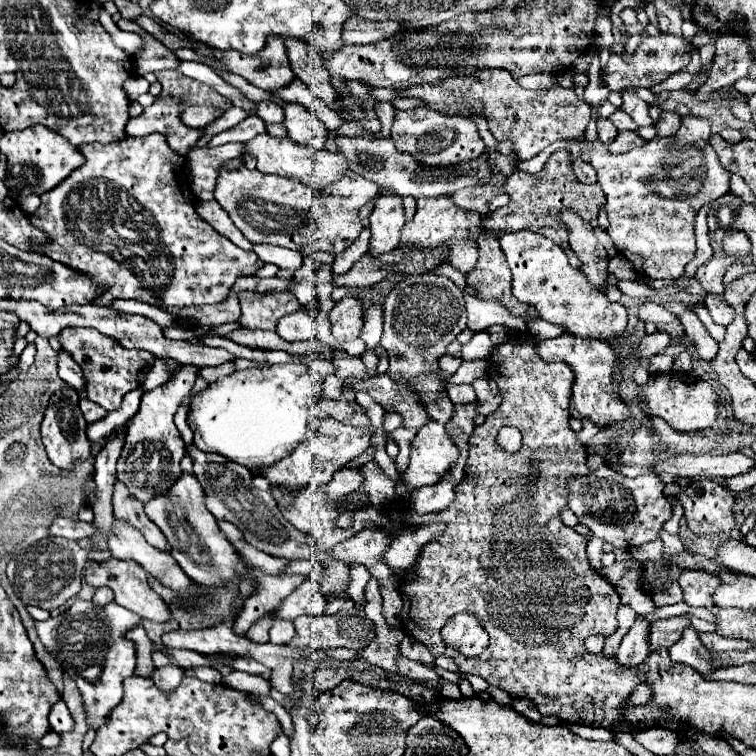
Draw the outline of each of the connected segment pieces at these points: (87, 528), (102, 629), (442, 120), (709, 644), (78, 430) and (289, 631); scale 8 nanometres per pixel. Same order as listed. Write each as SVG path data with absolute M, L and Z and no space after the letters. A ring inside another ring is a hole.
M57 518L49 527L51 537L63 537L71 540L79 540L90 537L96 531L94 523L83 523L79 519Z
M77 599L67 611L47 621L35 621L45 649L59 661L63 671L77 683L85 709L87 723L99 729L105 723L111 707L115 707L123 697L123 679L133 675L135 669L135 643L127 637L129 631L141 627L137 615L125 615L123 607L109 601L103 609L97 609L93 601Z
M427 107L397 111L391 137L399 151L411 153L419 163L425 163L425 165L445 165L445 167L457 165L461 161L477 159L485 149L485 143L479 141L477 127L469 123L469 119L461 115L453 115L453 117L441 115L439 111L433 111Z
M699 633L699 637L709 651L745 651L747 649L745 641L727 639L727 637L721 637L719 633Z
M63 385L61 391L57 391L53 395L53 399L49 401L49 407L47 407L43 423L41 423L43 445L45 445L47 455L53 465L57 465L63 471L71 471L77 461L83 461L89 457L91 443L85 435L85 429L87 429L87 421L83 419L81 409L79 409L79 391L73 391L73 387Z
M279 621L269 630L269 640L275 644L285 644L297 637L297 629L291 621Z

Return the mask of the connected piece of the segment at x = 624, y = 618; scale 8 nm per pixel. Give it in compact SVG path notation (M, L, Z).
M619 605L617 607L617 621L619 621L619 629L615 631L615 635L617 637L623 637L627 631L629 631L629 627L633 625L633 621L635 621L635 617L637 617L637 613L629 607L629 605Z

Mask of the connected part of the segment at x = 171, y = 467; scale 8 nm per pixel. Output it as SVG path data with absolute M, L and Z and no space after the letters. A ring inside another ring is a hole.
M183 365L181 371L169 379L169 383L143 395L139 413L127 423L125 447L117 461L117 479L125 483L129 493L133 493L141 503L149 503L149 499L169 493L173 483L177 483L183 473L179 463L185 457L185 443L173 423L173 417L185 397L191 395L195 379L197 367Z

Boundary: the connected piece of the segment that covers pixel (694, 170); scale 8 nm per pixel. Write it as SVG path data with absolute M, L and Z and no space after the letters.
M681 116L681 120L681 129L677 135L655 137L645 147L623 155L609 153L601 139L581 141L581 149L589 151L591 165L597 171L597 183L607 197L607 235L613 239L615 247L633 263L635 271L649 279L677 279L683 275L685 265L695 257L697 251L693 223L699 209L729 191L729 171L719 165L717 153L709 145L711 121L694 116Z

